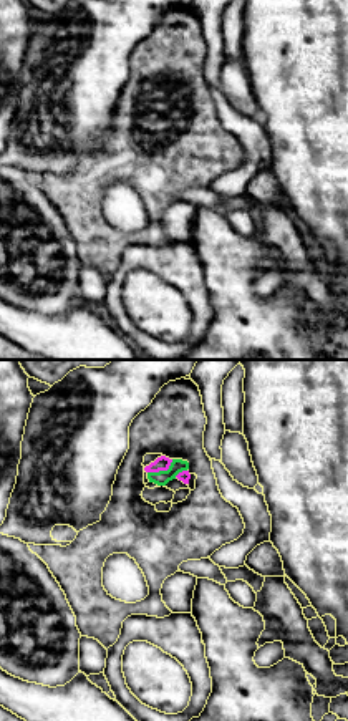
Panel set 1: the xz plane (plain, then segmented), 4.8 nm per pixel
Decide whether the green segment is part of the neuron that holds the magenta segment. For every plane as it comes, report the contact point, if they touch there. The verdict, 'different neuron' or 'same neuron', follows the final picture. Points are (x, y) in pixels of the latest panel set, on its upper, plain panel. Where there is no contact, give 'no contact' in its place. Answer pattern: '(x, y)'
(161, 98)

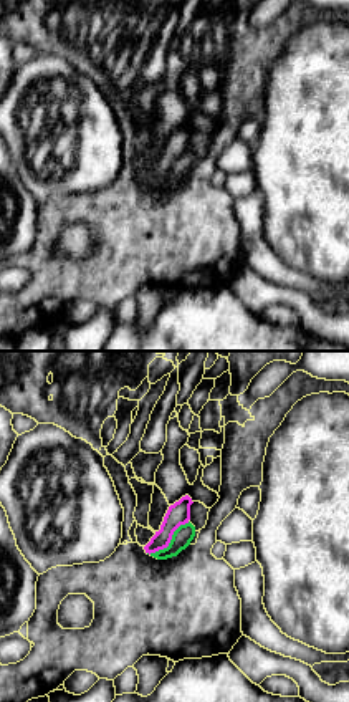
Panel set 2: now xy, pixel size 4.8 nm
(169, 171)

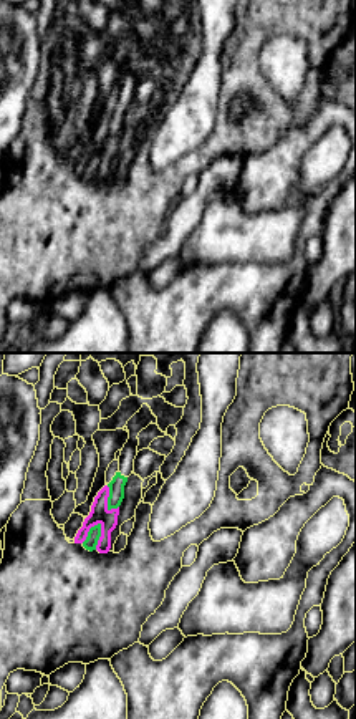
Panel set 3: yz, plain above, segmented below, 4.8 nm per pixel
(88, 159)

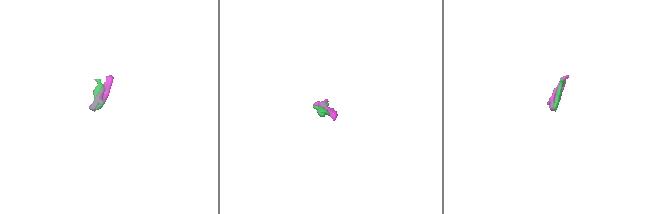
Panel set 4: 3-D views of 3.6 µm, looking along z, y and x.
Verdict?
same neuron

